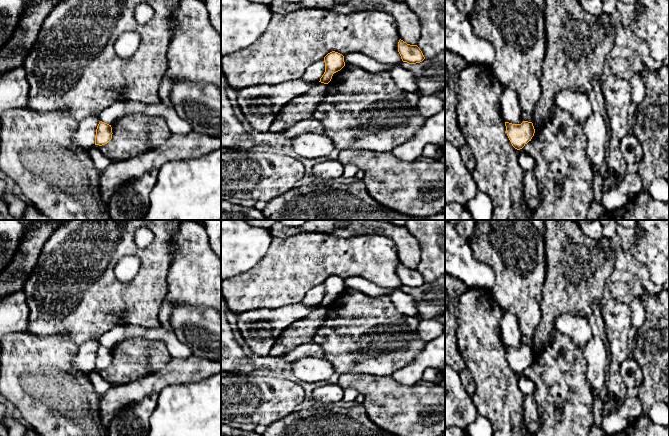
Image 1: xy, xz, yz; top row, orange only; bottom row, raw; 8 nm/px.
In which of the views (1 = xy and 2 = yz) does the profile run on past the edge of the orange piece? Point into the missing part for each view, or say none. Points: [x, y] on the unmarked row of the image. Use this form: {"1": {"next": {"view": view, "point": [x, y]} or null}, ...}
{"1": {"next": null}, "2": {"next": null}}

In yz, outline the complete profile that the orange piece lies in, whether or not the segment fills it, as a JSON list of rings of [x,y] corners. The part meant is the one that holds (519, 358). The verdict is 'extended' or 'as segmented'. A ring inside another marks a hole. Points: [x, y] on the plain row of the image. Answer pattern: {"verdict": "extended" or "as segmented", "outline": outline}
{"verdict": "as segmented", "outline": [[[523,345],[521,348],[512,348],[505,346],[506,357],[512,370],[520,374],[534,360],[535,353],[532,346]]]}

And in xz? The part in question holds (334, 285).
{"verdict": "as segmented", "outline": [[[332,275],[324,281],[325,296],[320,302],[321,307],[328,308],[334,297],[340,295],[344,290],[344,280],[338,276]]]}

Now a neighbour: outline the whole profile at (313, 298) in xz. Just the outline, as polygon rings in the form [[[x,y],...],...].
[[[324,283],[313,287],[303,298],[302,303],[310,307],[317,307],[325,296]]]

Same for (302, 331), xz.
[[[317,306],[310,314],[287,327],[276,339],[269,351],[271,357],[280,357],[293,348],[313,340],[317,330],[323,325],[327,308]]]

